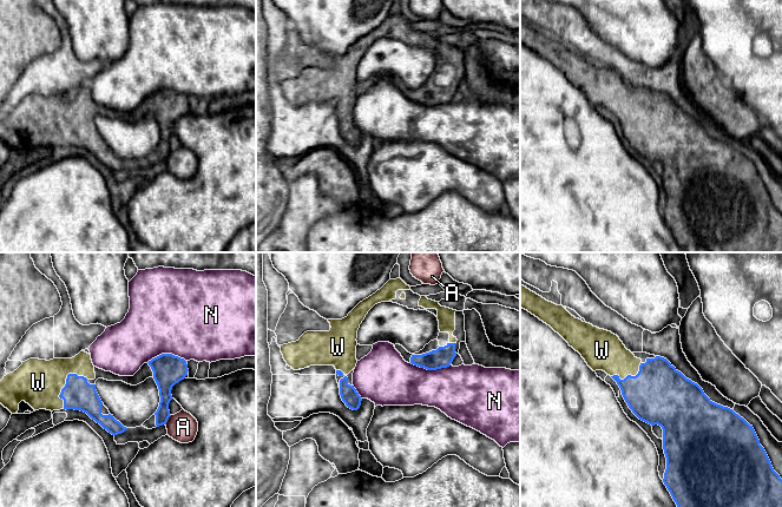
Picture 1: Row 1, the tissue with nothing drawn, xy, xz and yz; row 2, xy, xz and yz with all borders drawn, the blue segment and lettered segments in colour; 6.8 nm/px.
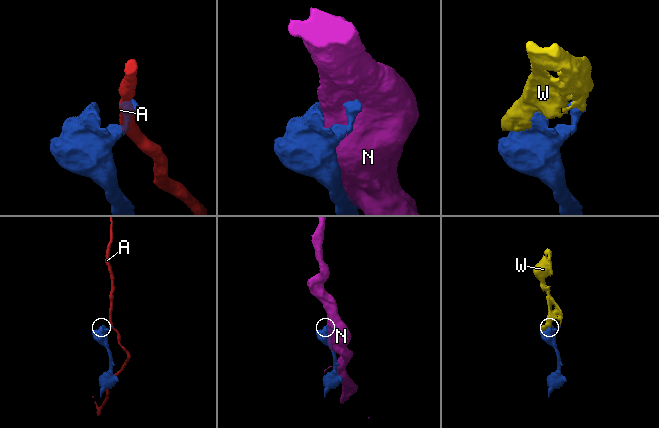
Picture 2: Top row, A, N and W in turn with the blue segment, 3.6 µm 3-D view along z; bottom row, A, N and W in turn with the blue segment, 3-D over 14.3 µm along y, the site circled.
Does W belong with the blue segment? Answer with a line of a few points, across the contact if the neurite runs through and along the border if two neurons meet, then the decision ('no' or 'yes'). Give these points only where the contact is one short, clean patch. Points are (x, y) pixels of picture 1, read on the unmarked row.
yes

